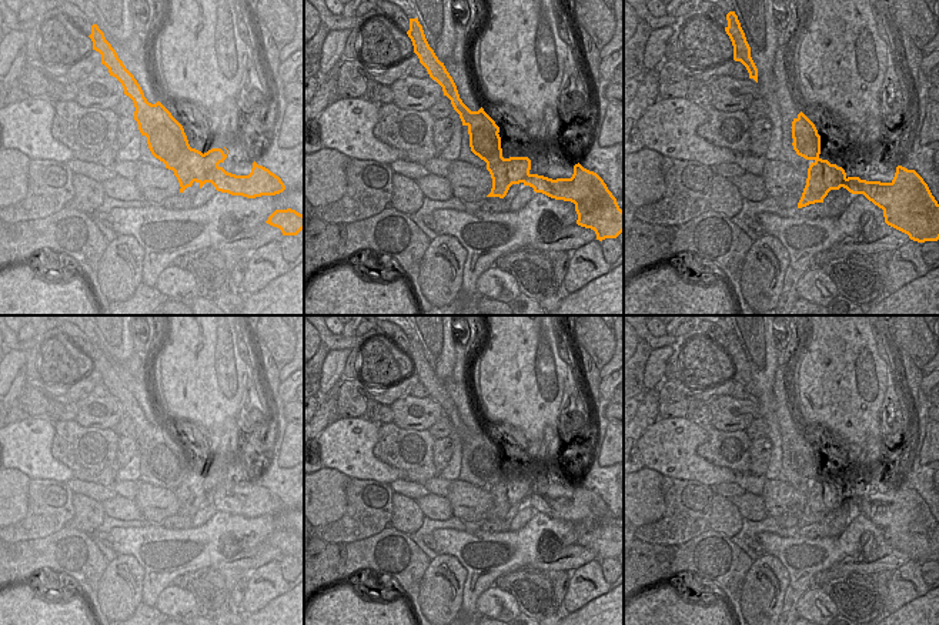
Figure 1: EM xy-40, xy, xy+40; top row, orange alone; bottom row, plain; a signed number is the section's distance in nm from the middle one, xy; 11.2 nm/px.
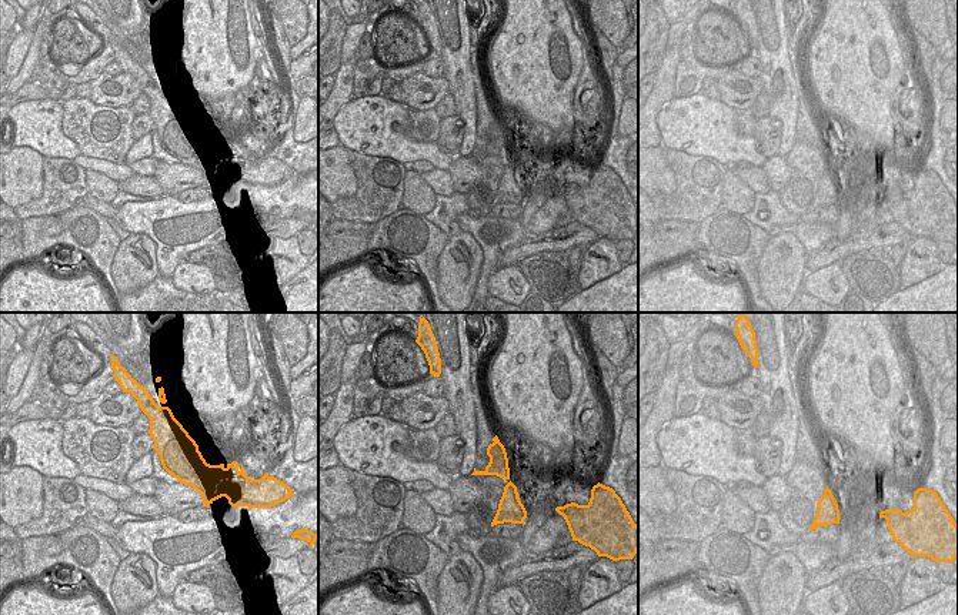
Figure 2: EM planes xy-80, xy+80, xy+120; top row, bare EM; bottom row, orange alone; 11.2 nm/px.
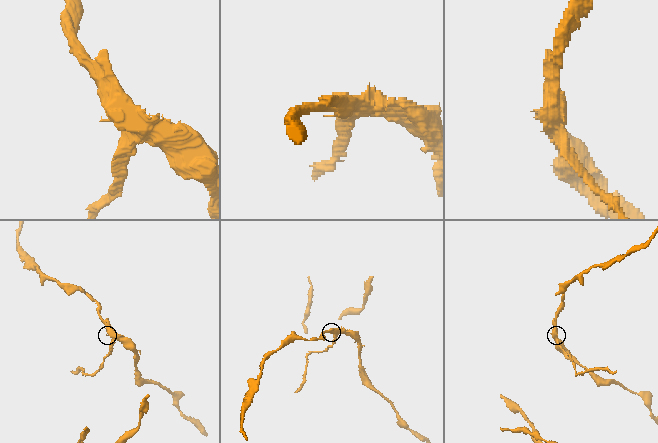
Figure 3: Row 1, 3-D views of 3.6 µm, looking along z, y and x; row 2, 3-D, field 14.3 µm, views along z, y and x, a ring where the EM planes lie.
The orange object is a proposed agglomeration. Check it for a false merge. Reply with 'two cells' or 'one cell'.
two cells

